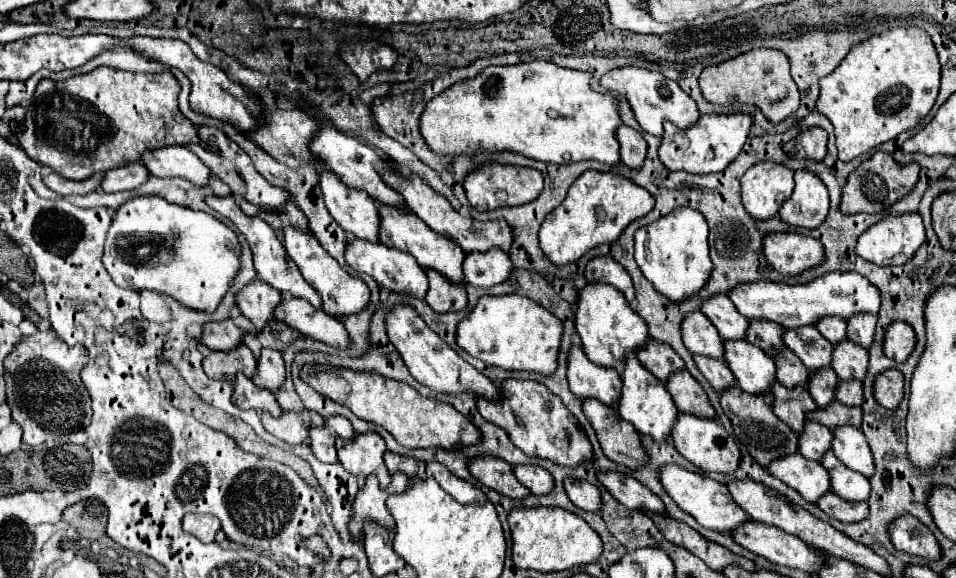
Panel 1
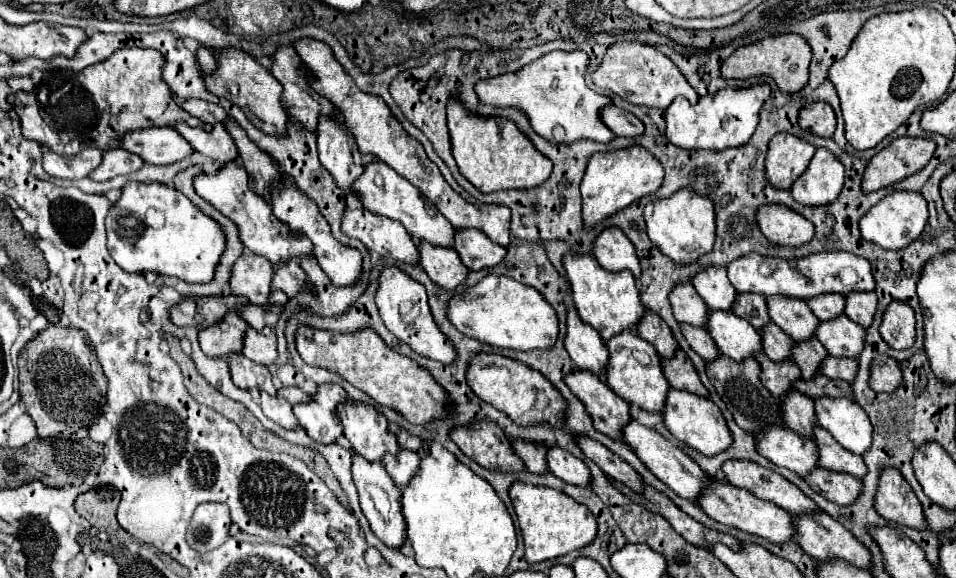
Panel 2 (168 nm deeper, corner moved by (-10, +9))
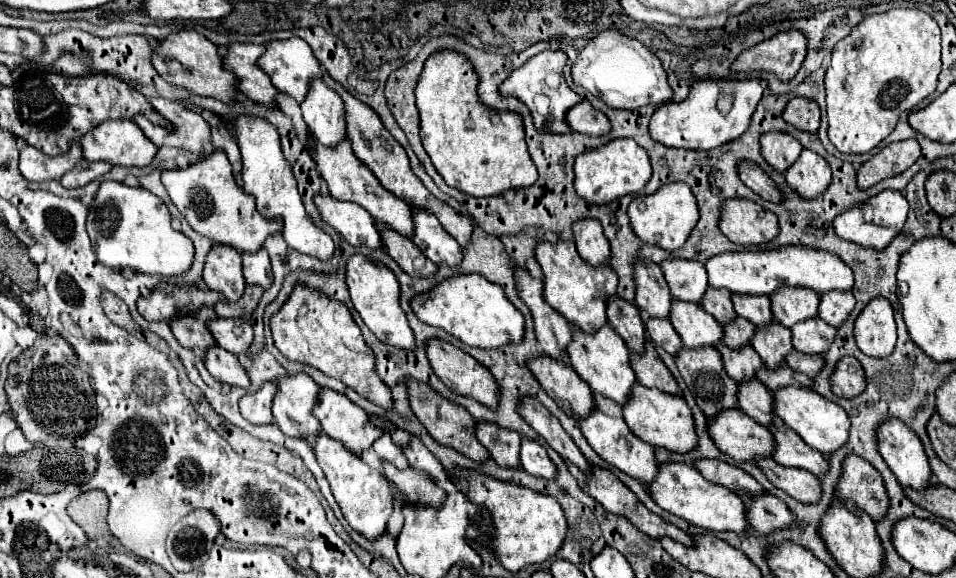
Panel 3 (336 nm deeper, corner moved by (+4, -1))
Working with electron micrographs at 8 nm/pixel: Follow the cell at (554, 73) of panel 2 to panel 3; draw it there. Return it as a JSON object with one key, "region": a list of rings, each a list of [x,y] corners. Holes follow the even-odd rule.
{"region":[[[544,50],[540,54],[536,54],[532,60],[528,60],[524,66],[520,66],[518,70],[514,70],[504,82],[502,82],[502,94],[504,96],[518,96],[530,110],[534,116],[534,124],[540,130],[546,130],[546,120],[554,116],[554,126],[550,126],[552,132],[572,132],[570,126],[566,126],[566,122],[562,118],[566,118],[568,108],[572,108],[574,104],[578,104],[582,100],[582,96],[578,96],[574,90],[568,88],[563,75],[564,64],[566,64],[566,54],[562,50]],[[536,94],[546,94],[550,98],[550,114],[548,116],[540,116],[534,108],[534,96]]]}

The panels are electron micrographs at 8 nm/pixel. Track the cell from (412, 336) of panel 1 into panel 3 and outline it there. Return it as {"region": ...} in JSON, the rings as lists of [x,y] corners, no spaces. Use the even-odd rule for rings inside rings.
{"region":[[[352,254],[346,264],[346,284],[350,290],[350,298],[364,324],[376,334],[378,340],[392,344],[396,348],[414,350],[414,334],[408,326],[406,314],[400,308],[400,286],[396,276],[378,260],[370,260],[364,254]]]}

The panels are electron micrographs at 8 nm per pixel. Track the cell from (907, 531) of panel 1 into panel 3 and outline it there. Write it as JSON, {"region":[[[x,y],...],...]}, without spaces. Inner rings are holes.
{"region":[[[846,456],[842,464],[842,474],[834,486],[838,496],[846,496],[858,504],[872,520],[880,520],[888,508],[888,496],[874,466],[860,456]]]}

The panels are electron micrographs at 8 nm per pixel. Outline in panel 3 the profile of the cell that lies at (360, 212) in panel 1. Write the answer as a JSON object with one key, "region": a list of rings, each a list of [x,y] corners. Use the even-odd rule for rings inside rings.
{"region":[[[320,78],[310,80],[302,114],[310,134],[324,146],[334,146],[346,138],[346,110],[342,98]]]}

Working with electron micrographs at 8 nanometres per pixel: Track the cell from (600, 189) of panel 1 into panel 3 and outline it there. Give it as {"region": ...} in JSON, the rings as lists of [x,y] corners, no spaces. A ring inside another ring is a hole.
{"region":[[[616,138],[594,150],[582,152],[574,162],[574,172],[576,192],[590,204],[608,204],[620,196],[636,194],[652,176],[648,152],[640,148],[632,138]]]}

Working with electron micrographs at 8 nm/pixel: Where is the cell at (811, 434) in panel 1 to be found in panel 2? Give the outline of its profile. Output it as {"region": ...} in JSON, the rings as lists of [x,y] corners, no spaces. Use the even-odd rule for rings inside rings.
{"region":[[[792,390],[784,400],[784,422],[788,428],[792,428],[796,434],[802,434],[806,438],[814,438],[814,426],[816,426],[816,410],[814,400]]]}

